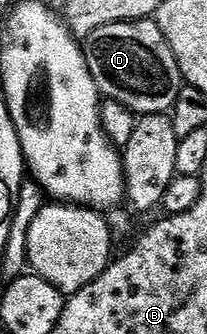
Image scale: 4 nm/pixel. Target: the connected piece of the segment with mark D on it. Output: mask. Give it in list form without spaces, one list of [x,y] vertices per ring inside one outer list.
[[[154,20],[106,24],[83,39],[90,76],[107,101],[125,106],[133,115],[168,114],[182,85],[174,52]]]

